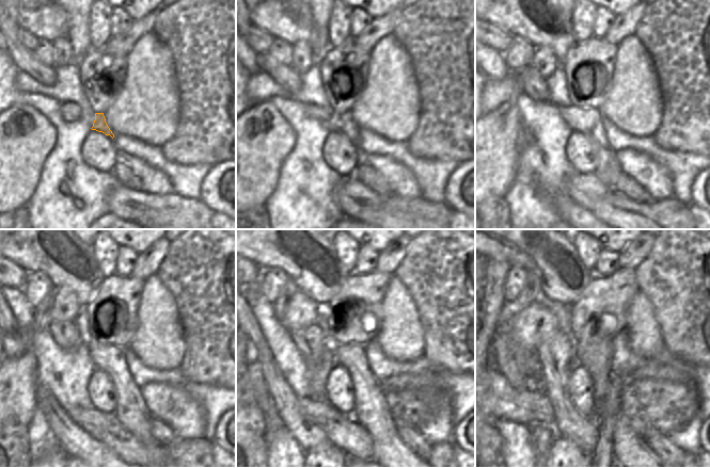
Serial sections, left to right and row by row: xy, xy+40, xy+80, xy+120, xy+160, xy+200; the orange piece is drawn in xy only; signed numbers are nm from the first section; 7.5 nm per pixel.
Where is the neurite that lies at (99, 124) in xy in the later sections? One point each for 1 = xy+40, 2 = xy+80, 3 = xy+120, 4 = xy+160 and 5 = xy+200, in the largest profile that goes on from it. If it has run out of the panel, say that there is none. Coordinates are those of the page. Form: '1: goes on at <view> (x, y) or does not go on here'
1: goes on at xy+40 (344, 123)
2: goes on at xy+80 (589, 122)
3: goes on at xy+120 (131, 410)
4: goes on at xy+160 (372, 412)
5: goes on at xy+200 (628, 446)

